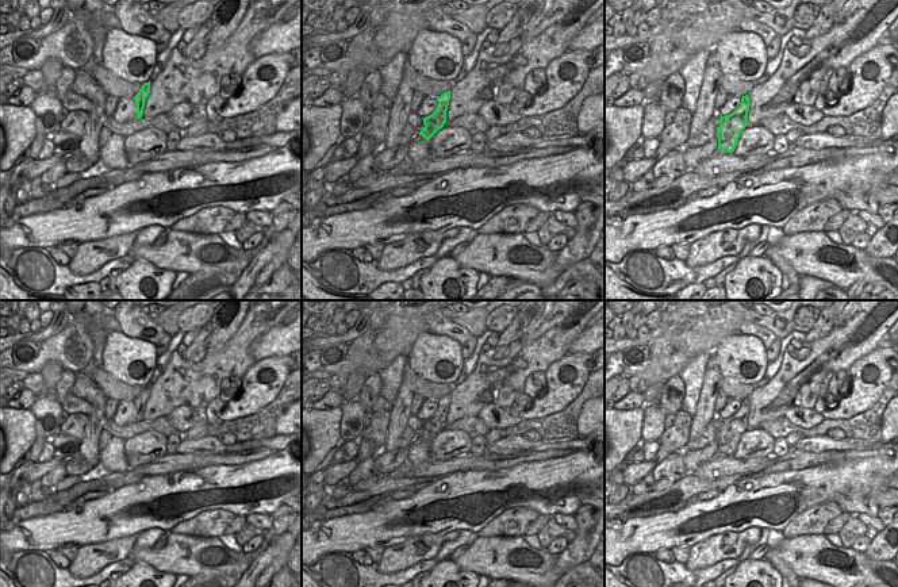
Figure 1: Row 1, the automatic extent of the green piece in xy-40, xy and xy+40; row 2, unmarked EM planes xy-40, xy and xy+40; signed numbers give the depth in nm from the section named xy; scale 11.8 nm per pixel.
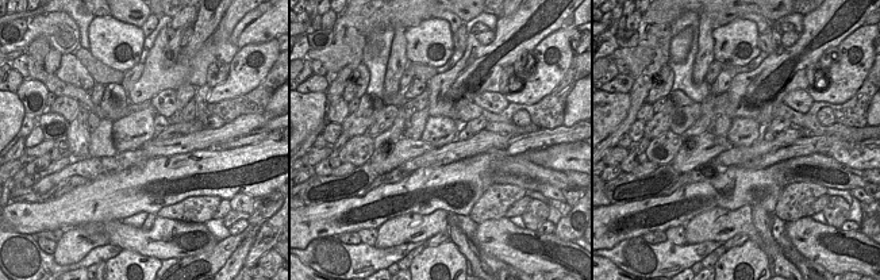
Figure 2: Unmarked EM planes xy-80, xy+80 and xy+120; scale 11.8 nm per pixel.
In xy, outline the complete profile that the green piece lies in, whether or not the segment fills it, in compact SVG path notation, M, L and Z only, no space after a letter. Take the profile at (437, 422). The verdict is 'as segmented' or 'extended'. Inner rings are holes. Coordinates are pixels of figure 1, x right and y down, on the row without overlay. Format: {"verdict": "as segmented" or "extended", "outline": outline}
{"verdict": "as segmented", "outline": "M450 394L437 400L438 407L435 414L431 418L423 421L425 429L418 437L422 438L427 445L446 426L446 414L449 403L450 403Z"}

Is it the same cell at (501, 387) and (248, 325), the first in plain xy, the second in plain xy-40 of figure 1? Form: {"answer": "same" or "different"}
{"answer": "same"}

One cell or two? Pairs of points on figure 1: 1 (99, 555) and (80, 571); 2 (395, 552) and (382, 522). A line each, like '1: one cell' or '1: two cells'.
1: one cell
2: two cells

